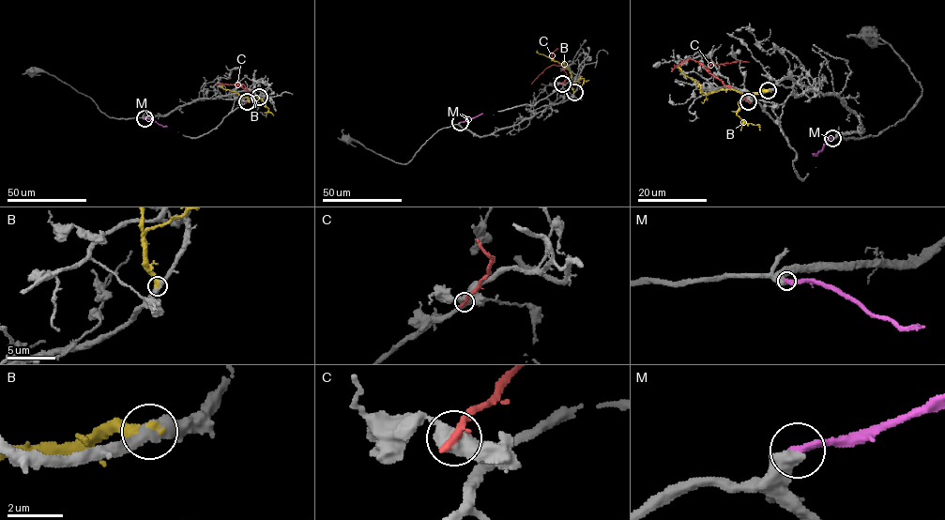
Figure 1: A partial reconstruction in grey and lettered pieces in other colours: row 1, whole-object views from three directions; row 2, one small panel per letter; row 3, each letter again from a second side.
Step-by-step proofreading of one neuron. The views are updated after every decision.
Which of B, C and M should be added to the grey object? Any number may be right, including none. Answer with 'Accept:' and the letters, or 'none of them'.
Accept: B

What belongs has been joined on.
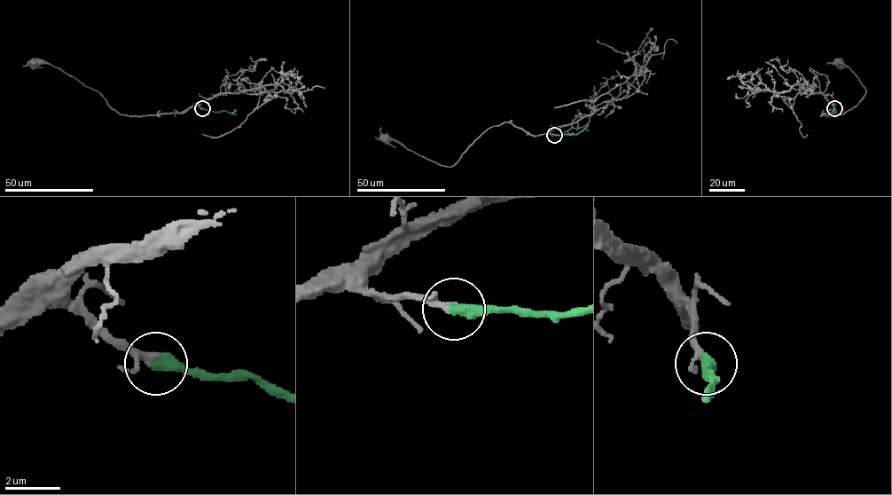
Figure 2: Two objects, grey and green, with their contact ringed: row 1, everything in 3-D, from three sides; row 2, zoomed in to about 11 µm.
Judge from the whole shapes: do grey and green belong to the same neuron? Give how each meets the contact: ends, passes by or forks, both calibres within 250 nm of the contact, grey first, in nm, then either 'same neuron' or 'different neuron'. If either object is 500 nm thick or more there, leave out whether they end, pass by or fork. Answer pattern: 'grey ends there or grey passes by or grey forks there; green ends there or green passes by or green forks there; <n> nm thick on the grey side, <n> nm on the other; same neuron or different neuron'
grey passes by; green ends there; 220 nm thick on the grey side, 480 nm on the other; same neuron

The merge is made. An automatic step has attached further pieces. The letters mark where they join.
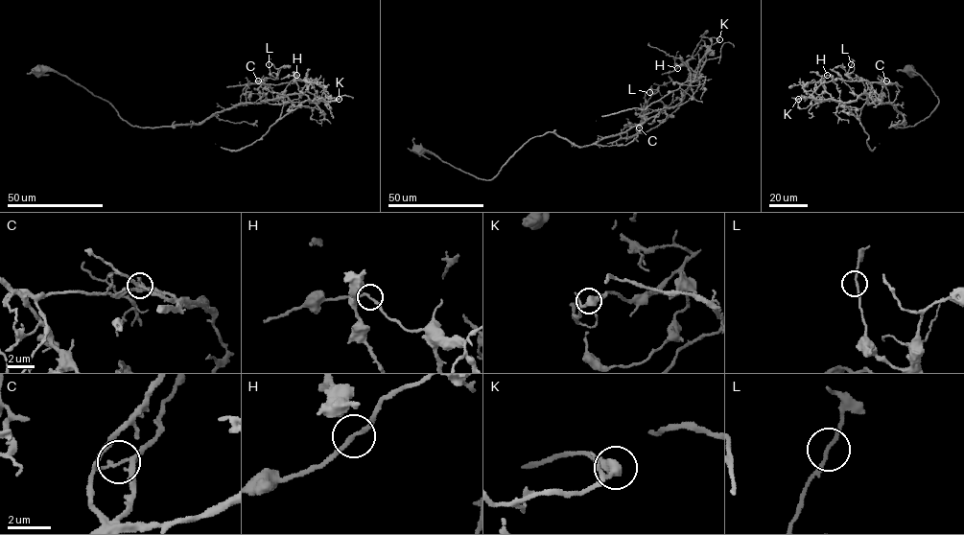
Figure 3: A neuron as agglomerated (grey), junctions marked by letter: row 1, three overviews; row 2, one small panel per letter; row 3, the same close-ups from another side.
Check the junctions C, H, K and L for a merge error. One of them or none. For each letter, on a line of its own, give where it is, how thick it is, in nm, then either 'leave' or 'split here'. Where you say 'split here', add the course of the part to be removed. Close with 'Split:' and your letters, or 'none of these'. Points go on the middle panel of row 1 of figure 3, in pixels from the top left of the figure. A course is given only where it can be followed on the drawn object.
C: (639, 127) | 160 nm | split here | (639, 127), (638, 132), (647, 132), (678, 108), (692, 75), (707, 50), (718, 40), (702, 37), (704, 33)
H: (677, 68) | 190 nm | leave
K: (719, 39) | 320 nm | leave
L: (649, 92) | 160 nm | leave
Split: C

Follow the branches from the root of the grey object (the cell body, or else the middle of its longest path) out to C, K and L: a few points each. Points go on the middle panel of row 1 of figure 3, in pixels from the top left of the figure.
C: (417, 149), (491, 179), (534, 137), (554, 132), (584, 147), (623, 132), (626, 140), (639, 127)
K: (417, 149), (491, 179), (548, 132), (595, 144), (685, 103), (719, 39)
L: (417, 149), (491, 179), (534, 137), (554, 132), (584, 147), (641, 125), (640, 114), (658, 91), (649, 92)

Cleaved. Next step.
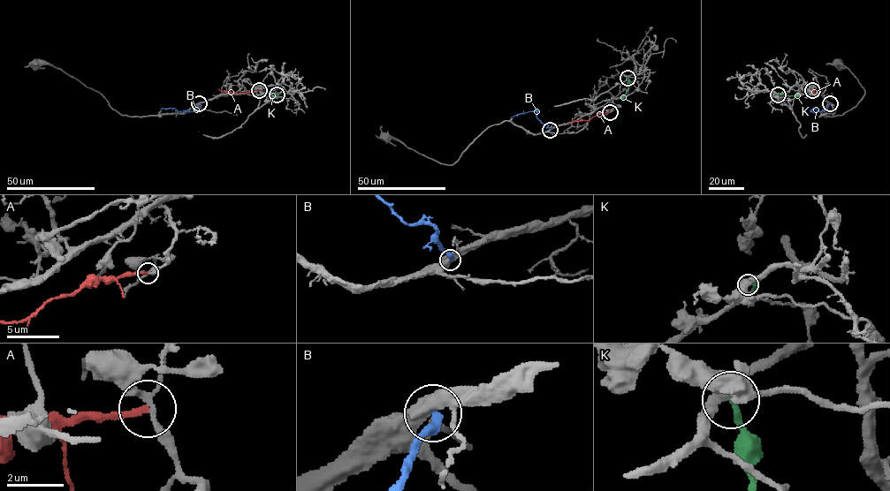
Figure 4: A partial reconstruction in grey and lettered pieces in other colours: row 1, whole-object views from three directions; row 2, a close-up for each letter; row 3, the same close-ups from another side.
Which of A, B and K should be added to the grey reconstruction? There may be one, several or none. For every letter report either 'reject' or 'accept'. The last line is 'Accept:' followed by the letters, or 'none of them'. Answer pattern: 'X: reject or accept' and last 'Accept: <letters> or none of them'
A: reject
B: reject
K: reject
Accept: none of them

